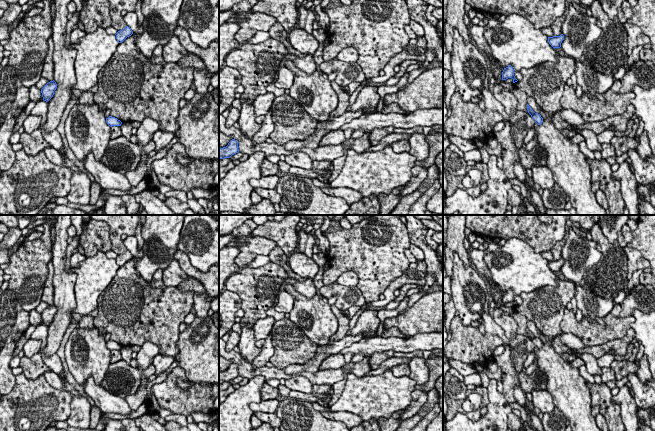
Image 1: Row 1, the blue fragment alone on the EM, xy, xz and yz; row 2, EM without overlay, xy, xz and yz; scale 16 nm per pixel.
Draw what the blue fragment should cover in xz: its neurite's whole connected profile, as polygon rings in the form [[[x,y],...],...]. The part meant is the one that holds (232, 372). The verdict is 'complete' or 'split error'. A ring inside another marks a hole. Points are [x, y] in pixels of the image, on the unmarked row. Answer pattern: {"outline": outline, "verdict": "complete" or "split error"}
{"outline": [[[232,363],[226,371],[219,373],[219,383],[230,382],[238,376],[238,366],[235,363]]], "verdict": "complete"}

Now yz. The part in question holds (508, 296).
{"outline": [[[509,289],[508,291],[504,292],[504,294],[502,296],[502,304],[506,304],[508,302],[512,302],[513,307],[518,305],[514,300],[514,293],[513,293],[513,291],[511,289]]], "verdict": "complete"}

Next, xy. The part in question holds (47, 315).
{"outline": [[[50,305],[48,306],[42,313],[41,313],[41,317],[42,317],[42,321],[43,324],[48,326],[54,319],[54,315],[57,312],[57,308],[56,306]]], "verdict": "complete"}

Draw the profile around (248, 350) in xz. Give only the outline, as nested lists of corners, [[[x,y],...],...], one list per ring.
[[[242,327],[240,333],[240,341],[238,347],[240,349],[240,355],[245,362],[252,363],[254,358],[259,355],[260,348],[255,345],[255,337],[253,327]]]

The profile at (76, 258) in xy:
[[[77,252],[72,254],[70,258],[71,267],[79,267],[79,263],[86,259],[86,256]]]

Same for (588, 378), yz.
[[[585,365],[580,366],[579,368],[579,373],[583,377],[586,383],[595,383],[594,376],[591,375],[588,371]]]

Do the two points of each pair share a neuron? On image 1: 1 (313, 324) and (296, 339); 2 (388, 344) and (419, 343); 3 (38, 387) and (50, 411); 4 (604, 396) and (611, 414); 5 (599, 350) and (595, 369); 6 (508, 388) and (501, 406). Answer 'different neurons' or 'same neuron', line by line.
1: different neurons
2: same neuron
3: same neuron
4: same neuron
5: different neurons
6: different neurons

